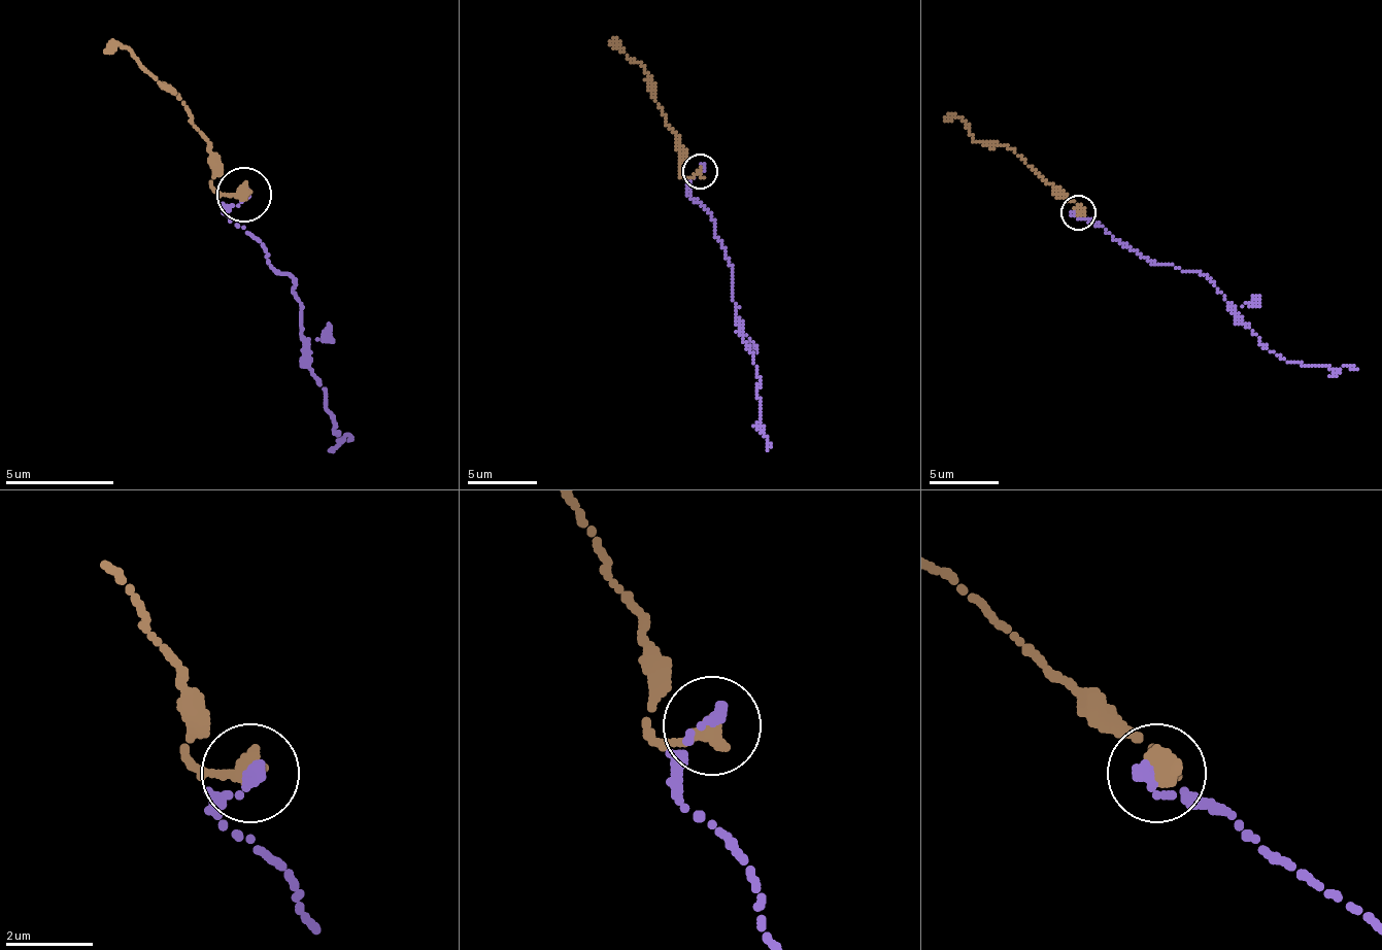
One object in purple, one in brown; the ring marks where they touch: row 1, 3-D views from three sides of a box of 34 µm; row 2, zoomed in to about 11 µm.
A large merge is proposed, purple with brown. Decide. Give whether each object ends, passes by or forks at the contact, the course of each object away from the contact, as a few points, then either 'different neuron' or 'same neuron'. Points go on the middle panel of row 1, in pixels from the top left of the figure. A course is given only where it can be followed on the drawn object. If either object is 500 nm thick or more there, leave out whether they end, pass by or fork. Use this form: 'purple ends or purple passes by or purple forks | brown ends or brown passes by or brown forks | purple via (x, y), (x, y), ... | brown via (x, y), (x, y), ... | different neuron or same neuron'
purple ends | brown ends | purple via (701, 170), (690, 181), (690, 199), (714, 223), (732, 268), (739, 335), (753, 352), (760, 380), (767, 450) | brown via (701, 170), (690, 177), (679, 174), (679, 136), (655, 101), (651, 76), (613, 38) | same neuron

